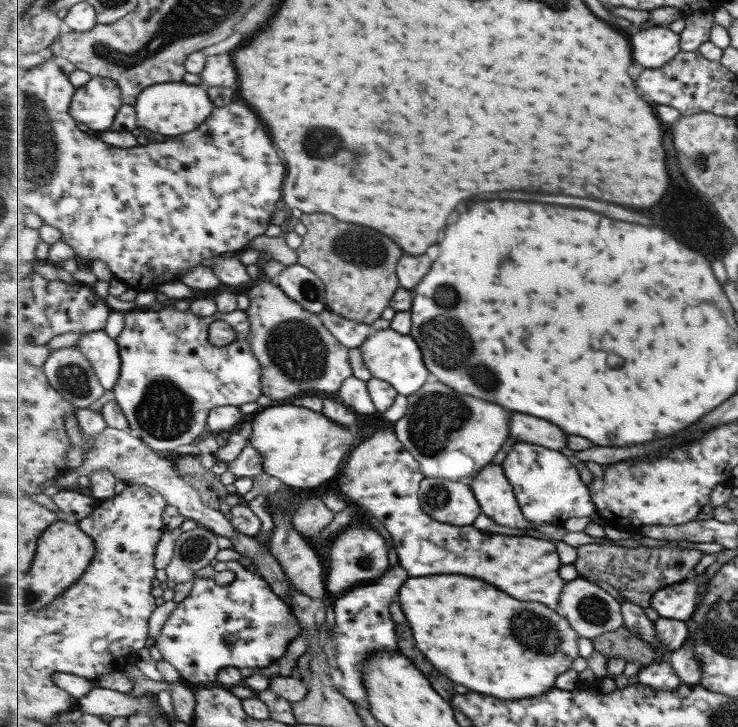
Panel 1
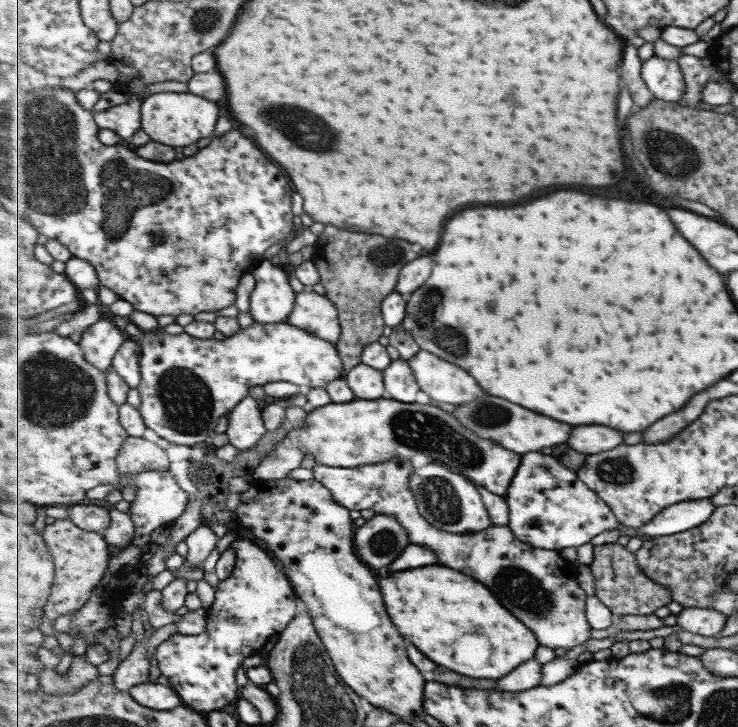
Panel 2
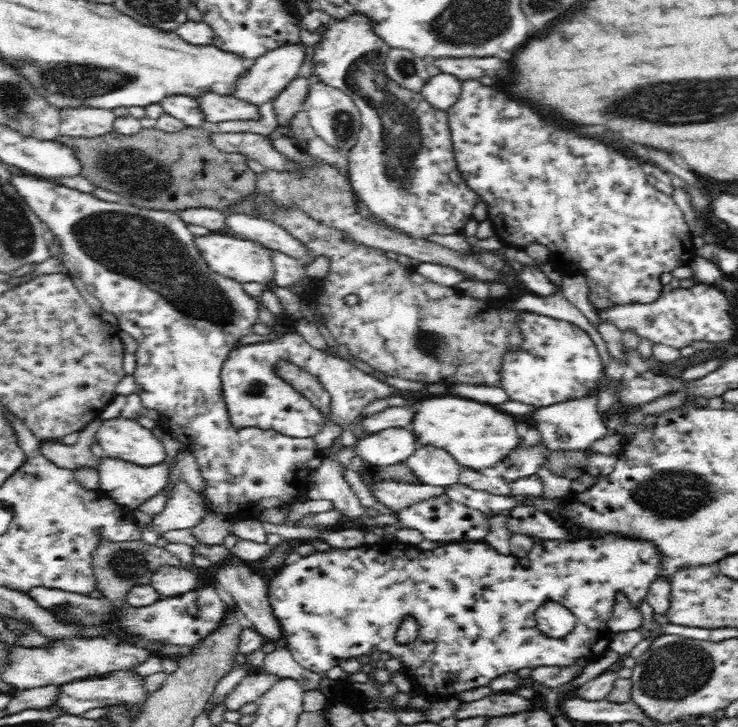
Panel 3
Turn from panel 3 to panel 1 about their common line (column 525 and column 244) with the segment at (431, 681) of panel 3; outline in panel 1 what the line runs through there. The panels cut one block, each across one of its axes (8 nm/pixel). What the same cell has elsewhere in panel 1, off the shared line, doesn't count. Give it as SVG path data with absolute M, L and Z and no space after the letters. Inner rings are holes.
M237 560L218 562L214 570L231 570L235 574L234 580L226 586L219 586L213 578L195 579L193 591L177 603L177 608L167 619L156 644L163 659L181 674L185 682L195 688L218 685L220 670L229 666L261 670L276 660L287 660L287 656L291 656L291 642L301 634L301 625L292 607L271 589L270 583L261 574L255 574L250 567L243 566Z

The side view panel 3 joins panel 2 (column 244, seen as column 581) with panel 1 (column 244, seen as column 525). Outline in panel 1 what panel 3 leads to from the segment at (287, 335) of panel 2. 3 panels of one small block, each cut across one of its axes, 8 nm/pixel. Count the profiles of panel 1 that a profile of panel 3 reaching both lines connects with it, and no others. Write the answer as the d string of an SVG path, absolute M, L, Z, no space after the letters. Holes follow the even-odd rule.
M161 308L158 311L138 309L126 313L126 326L118 341L122 357L122 374L113 388L116 401L121 405L131 430L155 451L165 455L170 451L182 452L186 445L195 445L208 433L207 416L215 407L243 404L259 400L263 396L261 362L251 350L249 335L251 322L244 310L235 309L229 313L217 311L209 317L197 316L191 309L186 311ZM217 320L228 323L237 333L233 342L214 346L209 342L209 326Z

